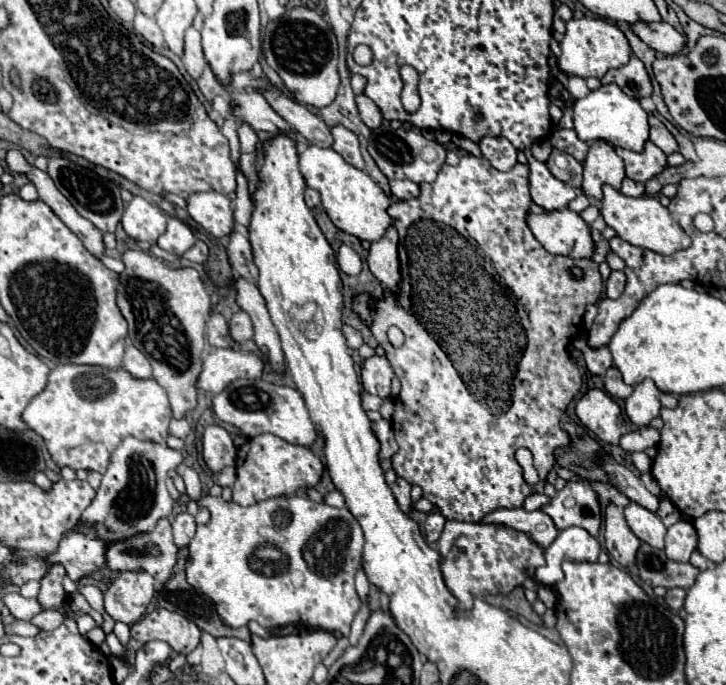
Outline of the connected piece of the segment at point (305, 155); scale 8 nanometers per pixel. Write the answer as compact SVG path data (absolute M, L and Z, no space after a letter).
M310 146L300 154L300 172L306 184L320 192L322 206L336 228L368 242L380 240L386 234L386 228L392 224L386 208L392 202L378 186L378 182L374 182L364 170L358 170L352 164L344 162L344 158L332 148Z

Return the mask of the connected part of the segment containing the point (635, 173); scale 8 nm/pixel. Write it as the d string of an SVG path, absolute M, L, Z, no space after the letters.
M646 142L644 152L632 152L624 148L616 148L616 152L626 164L626 176L636 182L646 182L668 166L668 156L660 148L654 148L650 142Z

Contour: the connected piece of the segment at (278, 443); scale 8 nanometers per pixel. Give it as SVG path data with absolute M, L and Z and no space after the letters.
M258 434L246 440L238 450L236 482L232 486L234 502L240 506L252 506L274 496L294 494L298 488L314 488L322 480L322 460L304 446L292 446L274 434Z

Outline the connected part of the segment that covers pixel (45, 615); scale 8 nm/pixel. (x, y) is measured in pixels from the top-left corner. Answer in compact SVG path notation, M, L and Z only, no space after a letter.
M44 610L44 612L36 614L30 622L34 626L38 626L42 632L50 632L50 630L58 628L62 624L62 620L64 620L62 612L58 612L58 610Z

